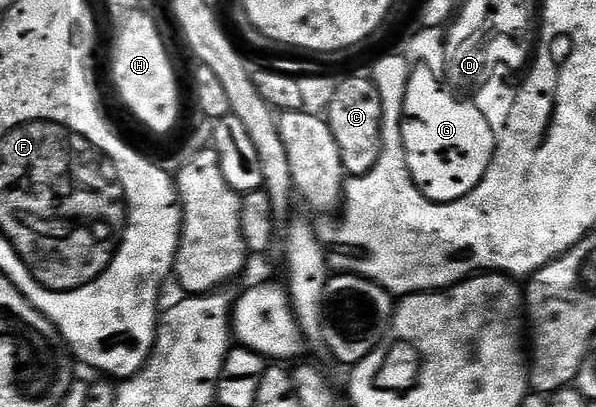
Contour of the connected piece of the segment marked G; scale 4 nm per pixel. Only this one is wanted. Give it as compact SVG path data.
M411 71L408 122L400 129L400 139L408 142L408 162L412 162L408 171L416 187L432 202L453 202L480 179L480 170L488 162L488 150L492 150L492 134L488 134L484 118L472 106L452 102L440 90L440 81L436 76L422 79L420 71Z

